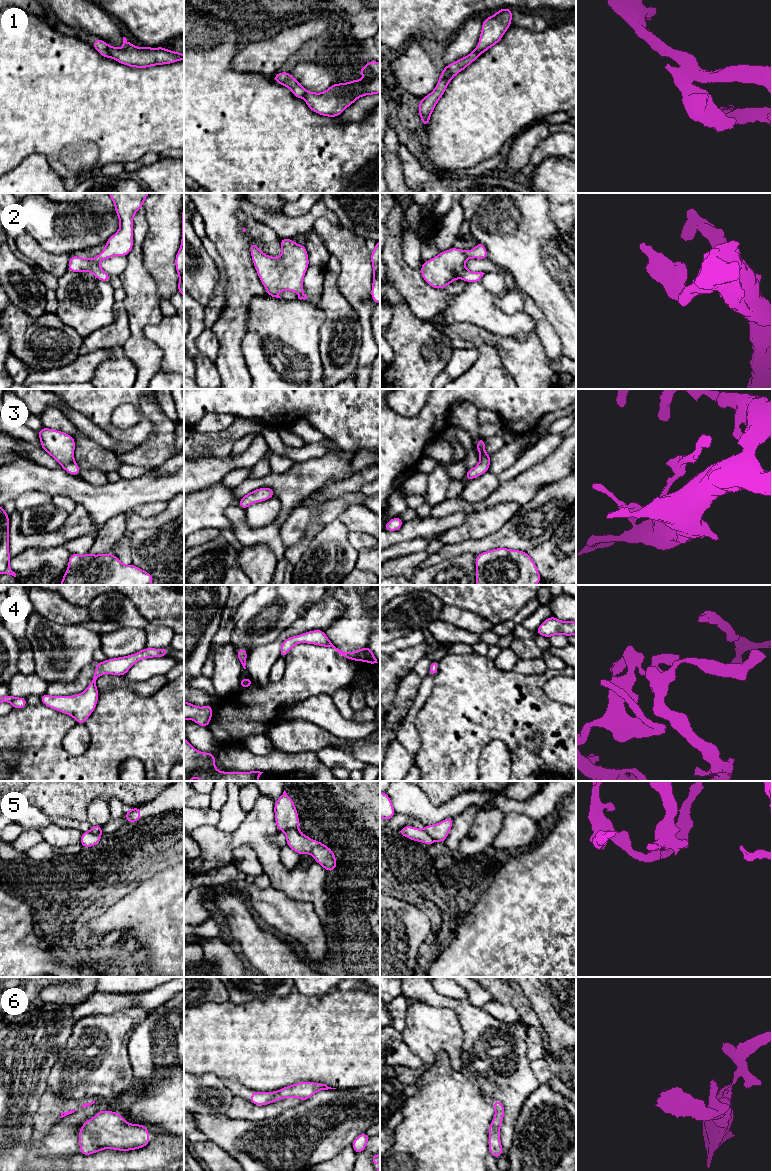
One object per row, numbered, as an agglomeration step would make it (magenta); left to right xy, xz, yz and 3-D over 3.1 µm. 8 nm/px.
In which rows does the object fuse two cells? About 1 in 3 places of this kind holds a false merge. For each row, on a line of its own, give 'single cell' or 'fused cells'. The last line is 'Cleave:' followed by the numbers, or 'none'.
1: fused cells
2: single cell
3: single cell
4: single cell
5: fused cells
6: single cell
Cleave: 1, 5

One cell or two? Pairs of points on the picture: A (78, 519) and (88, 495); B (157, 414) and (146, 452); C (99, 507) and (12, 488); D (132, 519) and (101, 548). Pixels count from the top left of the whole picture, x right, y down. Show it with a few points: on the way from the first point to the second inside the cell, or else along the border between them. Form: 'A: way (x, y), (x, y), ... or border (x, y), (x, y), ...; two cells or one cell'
A: border (77, 504), (84, 508), (96, 526); two cells
B: way (159, 423), (159, 439), (155, 443); one cell
C: way (77, 490), (60, 482), (34, 482); one cell
D: border (124, 513), (127, 529); two cells

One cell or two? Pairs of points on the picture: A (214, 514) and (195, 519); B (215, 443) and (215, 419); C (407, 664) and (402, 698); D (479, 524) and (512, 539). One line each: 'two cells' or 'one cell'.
A: one cell
B: two cells
C: two cells
D: two cells

